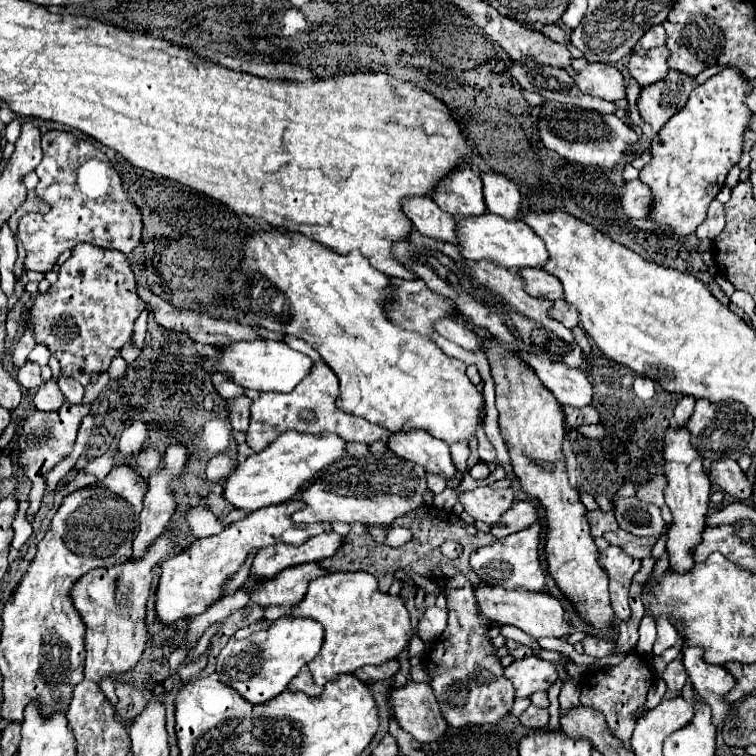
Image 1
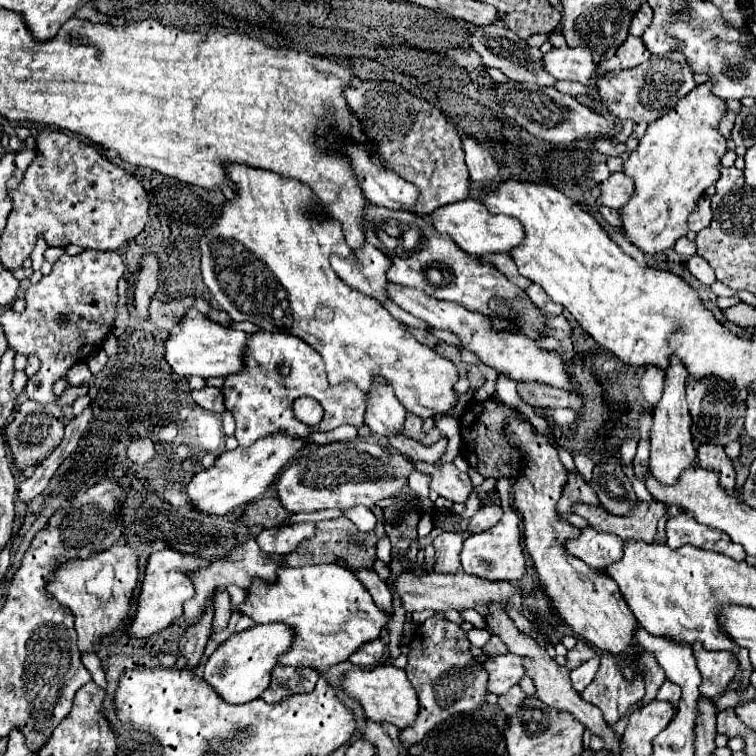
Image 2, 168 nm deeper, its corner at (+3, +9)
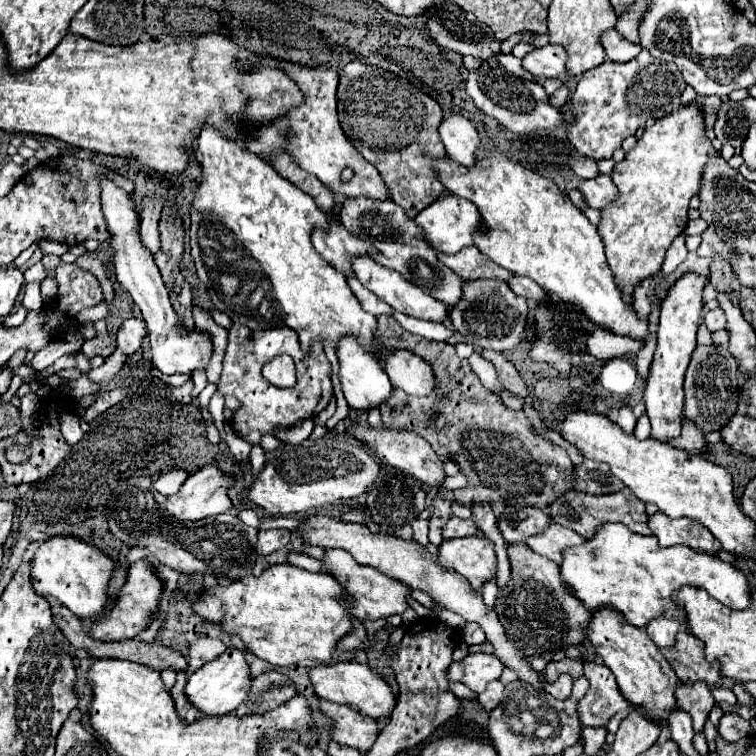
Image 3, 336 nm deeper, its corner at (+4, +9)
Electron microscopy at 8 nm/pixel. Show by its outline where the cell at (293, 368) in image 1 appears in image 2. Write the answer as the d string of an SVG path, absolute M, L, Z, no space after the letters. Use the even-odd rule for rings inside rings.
M188 309L182 319L178 331L170 333L164 343L164 357L174 373L182 377L198 375L198 377L228 377L242 369L242 355L246 351L246 339L250 333L234 331L220 323L210 321L198 309Z

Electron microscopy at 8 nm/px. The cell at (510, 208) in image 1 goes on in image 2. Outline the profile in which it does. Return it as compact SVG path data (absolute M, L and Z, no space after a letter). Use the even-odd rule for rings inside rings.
M472 137L462 139L462 149L466 153L466 167L470 171L470 177L474 183L490 185L498 175L498 165L486 151L482 143L478 143Z

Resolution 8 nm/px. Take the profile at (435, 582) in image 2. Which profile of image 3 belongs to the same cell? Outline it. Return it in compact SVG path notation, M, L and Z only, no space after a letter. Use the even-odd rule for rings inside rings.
M329 549L325 555L325 569L327 573L335 575L335 579L347 589L347 593L355 599L351 613L359 619L379 619L379 617L391 617L395 613L403 613L409 609L409 599L411 599L411 587L405 585L399 579L393 579L379 569L371 569L369 565L359 565L347 551L343 549Z

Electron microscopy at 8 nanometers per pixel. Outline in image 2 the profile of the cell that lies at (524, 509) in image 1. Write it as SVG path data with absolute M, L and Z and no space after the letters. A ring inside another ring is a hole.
M484 505L478 509L478 513L474 513L468 519L468 531L470 533L482 533L484 529L490 529L492 525L496 525L500 515L502 515L502 509L498 505Z

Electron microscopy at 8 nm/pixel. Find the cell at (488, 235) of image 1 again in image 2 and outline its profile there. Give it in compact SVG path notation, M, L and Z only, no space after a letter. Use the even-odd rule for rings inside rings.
M474 199L444 205L434 213L430 213L428 217L436 231L446 233L462 251L474 257L488 255L488 253L508 253L508 249L520 245L520 241L524 239L524 229L518 219L508 215L490 215L488 209Z

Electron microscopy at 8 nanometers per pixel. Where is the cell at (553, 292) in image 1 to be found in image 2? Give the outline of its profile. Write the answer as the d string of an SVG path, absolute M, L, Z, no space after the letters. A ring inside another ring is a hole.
M492 253L492 255L488 255L488 257L478 257L478 261L480 261L480 263L492 263L504 277L508 277L508 281L512 281L512 283L518 285L520 289L526 289L526 287L532 283L532 281L528 281L526 277L522 277L522 275L518 273L514 261L512 261L508 255L504 255L504 253Z

